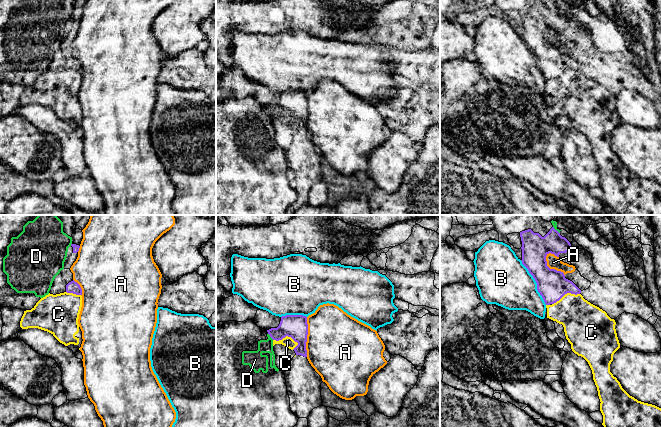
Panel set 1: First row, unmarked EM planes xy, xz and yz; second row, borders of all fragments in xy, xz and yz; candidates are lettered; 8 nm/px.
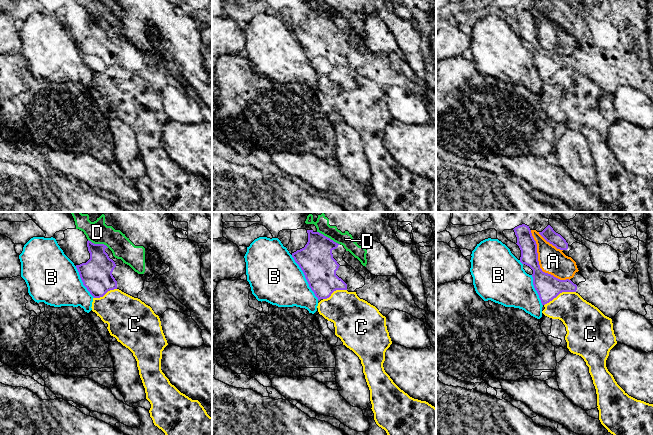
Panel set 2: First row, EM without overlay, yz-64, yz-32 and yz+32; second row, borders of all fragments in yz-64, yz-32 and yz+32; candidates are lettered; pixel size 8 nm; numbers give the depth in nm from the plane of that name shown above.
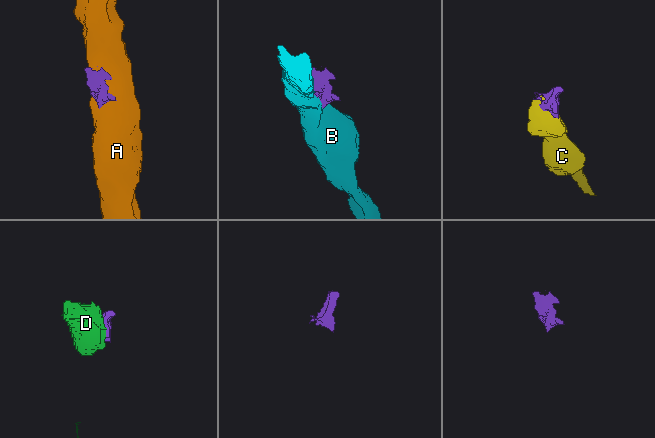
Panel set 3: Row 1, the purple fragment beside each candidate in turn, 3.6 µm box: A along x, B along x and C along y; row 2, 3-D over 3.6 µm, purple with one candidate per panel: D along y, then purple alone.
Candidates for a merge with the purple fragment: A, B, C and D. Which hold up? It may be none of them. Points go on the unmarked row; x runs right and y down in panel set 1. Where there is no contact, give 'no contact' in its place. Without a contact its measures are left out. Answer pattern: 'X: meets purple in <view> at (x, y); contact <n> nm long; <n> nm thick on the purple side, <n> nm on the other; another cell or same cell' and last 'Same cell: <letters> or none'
A: meets purple in yz at (549, 44); contact 240 nm long; 240 nm thick on the purple side, 110 nm on the other; another cell
B: meets purple in yz at (536, 58); contact 420 nm long; 240 nm thick on the purple side, 400 nm on the other; another cell
C: meets purple in xz at (286, 111); contact 220 nm long; 190 nm thick on the purple side, 80 nm on the other; same cell
D: meets purple in xz at (270, 112); contact 70 nm long; 190 nm thick on the purple side, 140 nm on the other; another cell
Same cell: C

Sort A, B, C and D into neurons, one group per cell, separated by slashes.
A / B / C / D

